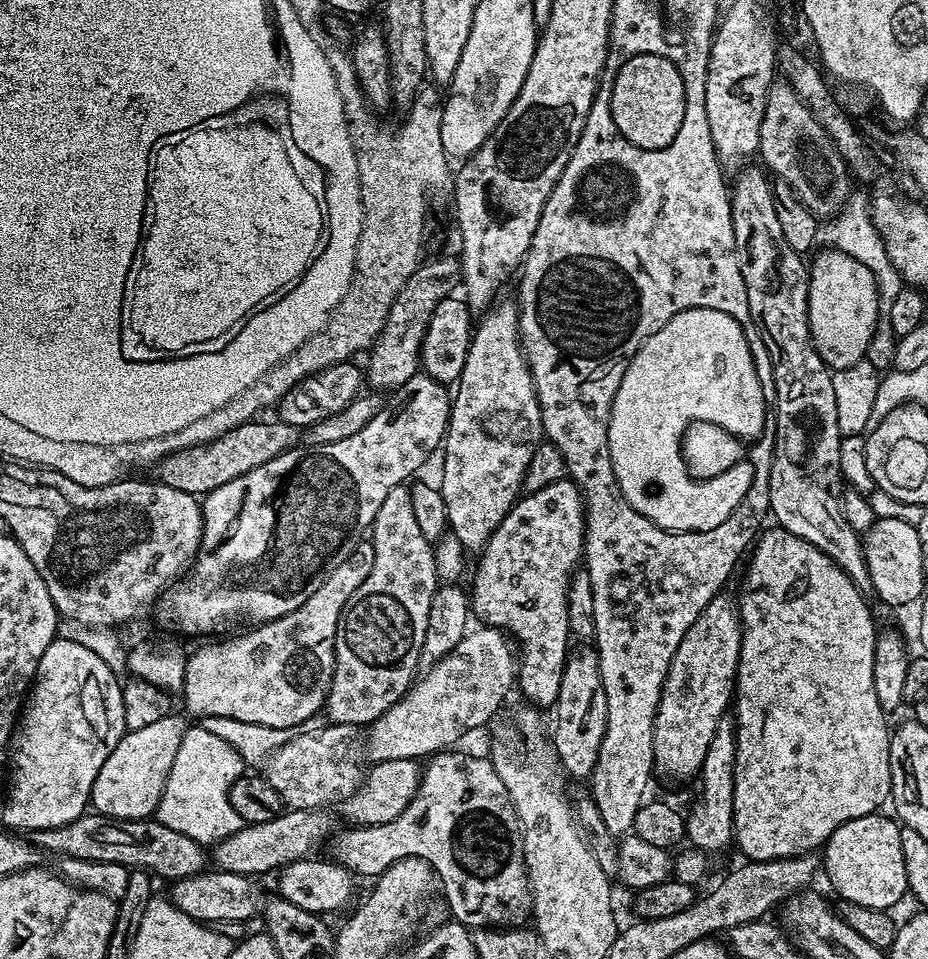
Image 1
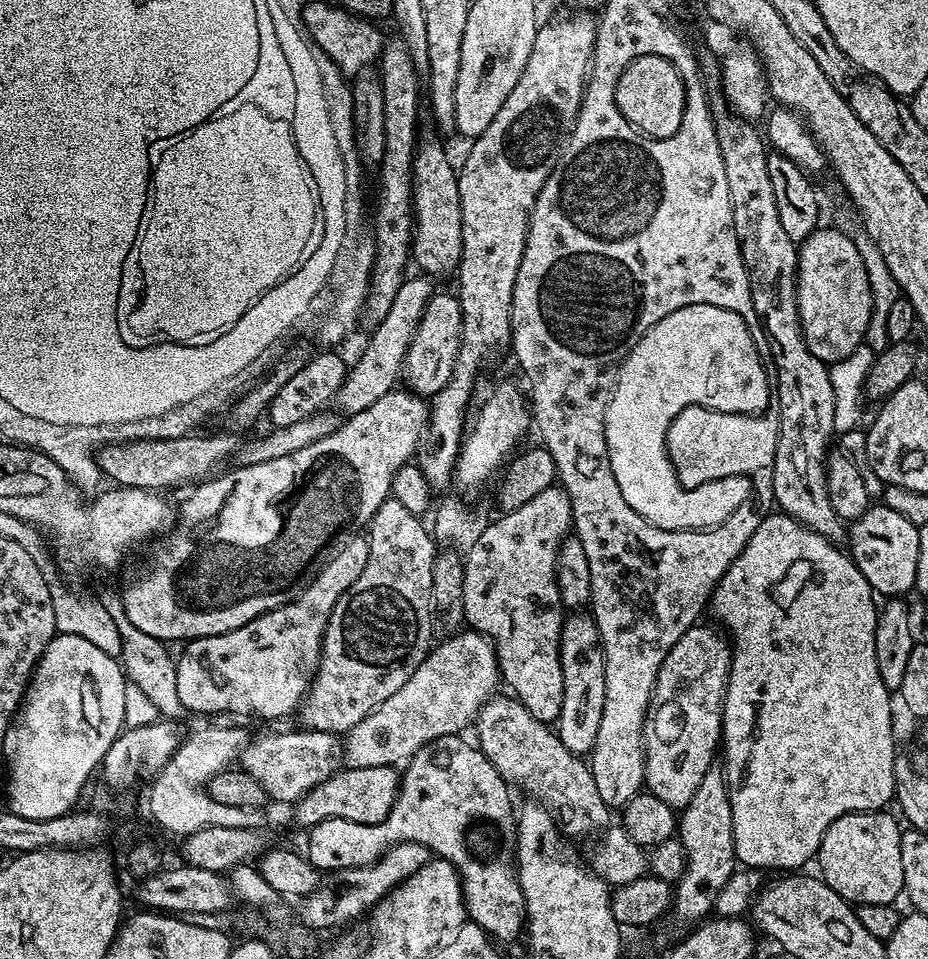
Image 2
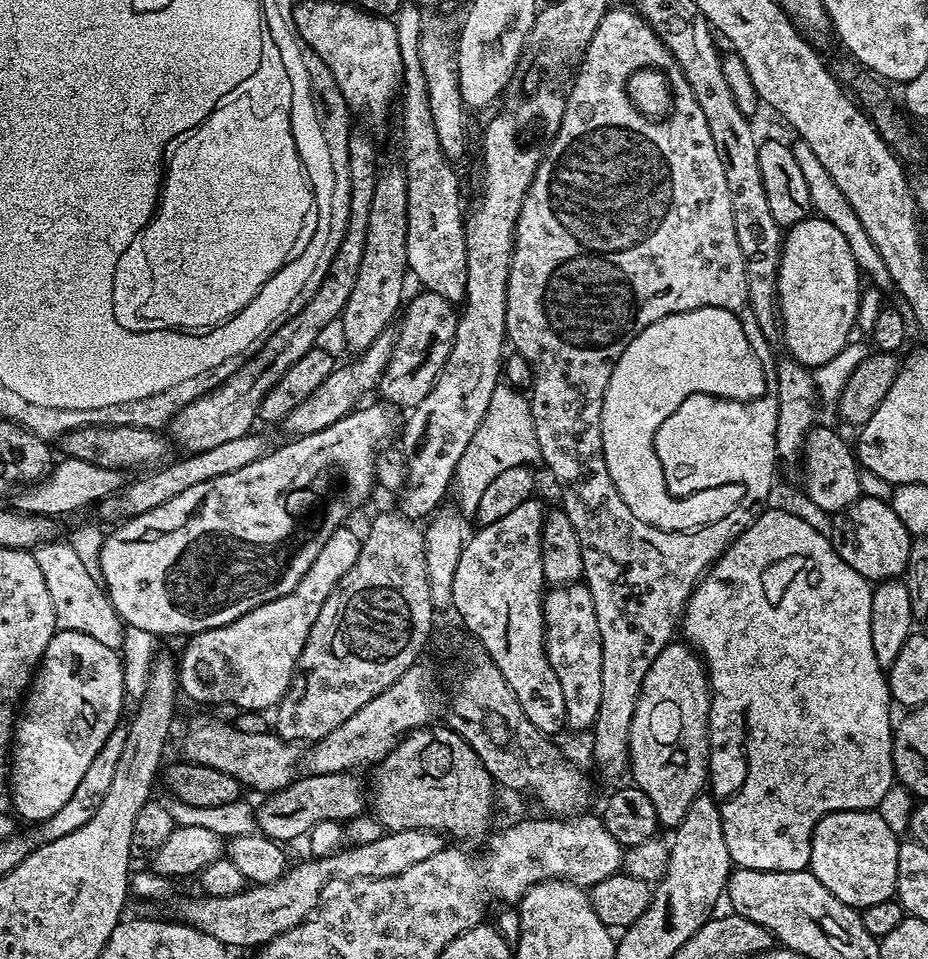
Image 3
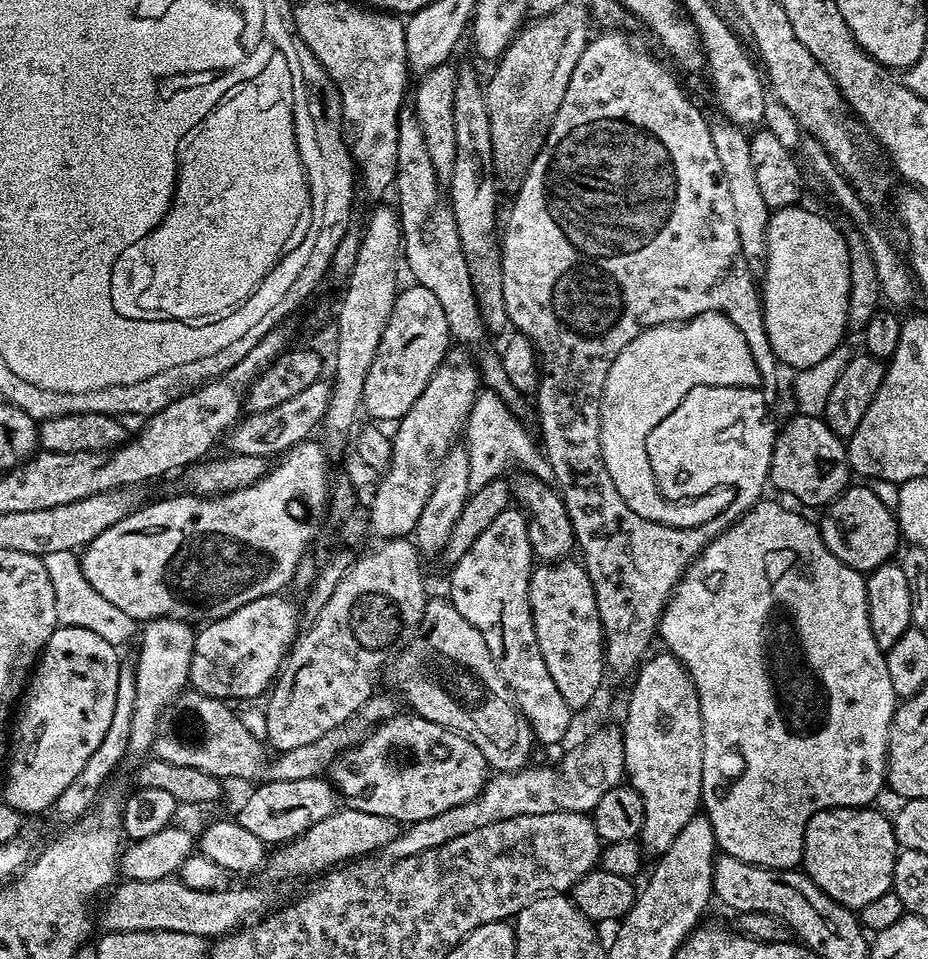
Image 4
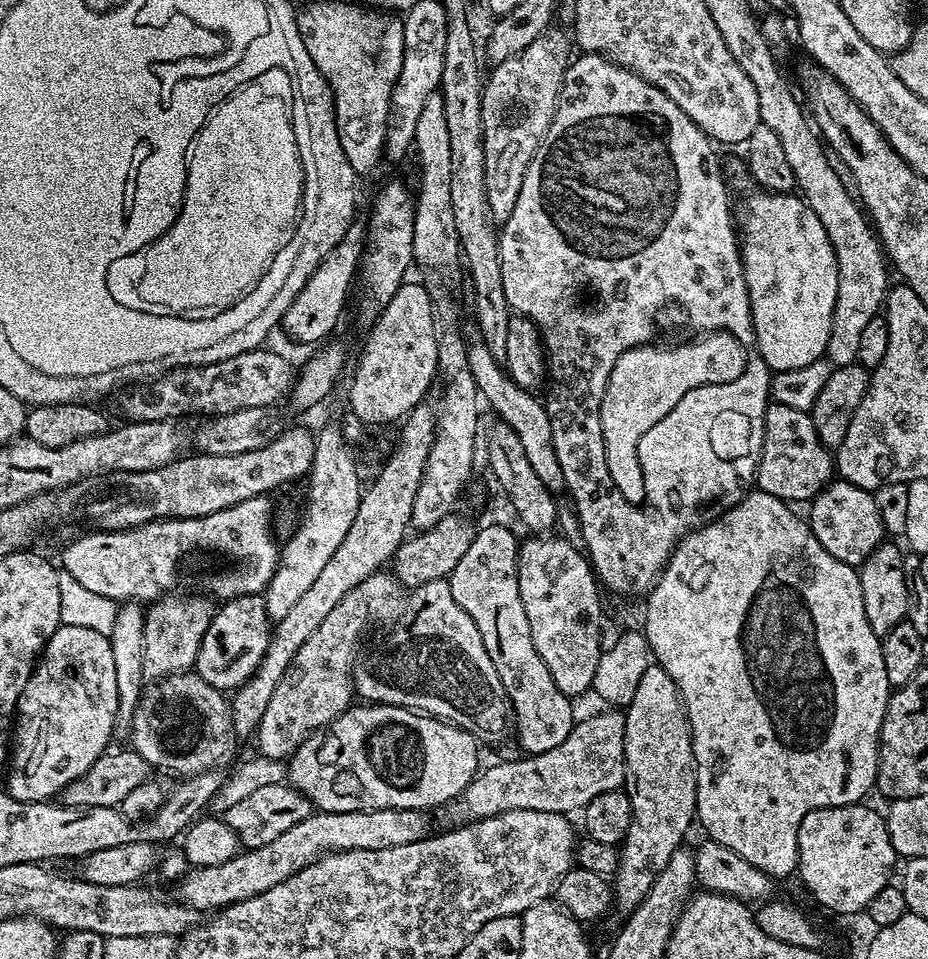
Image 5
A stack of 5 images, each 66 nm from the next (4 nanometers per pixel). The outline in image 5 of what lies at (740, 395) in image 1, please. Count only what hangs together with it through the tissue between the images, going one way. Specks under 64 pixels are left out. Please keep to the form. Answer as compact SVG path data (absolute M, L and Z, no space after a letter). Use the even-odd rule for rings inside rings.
M723 330L692 338L689 344L680 344L677 348L656 348L657 346L645 346L643 348L632 347L629 352L623 352L614 362L614 366L608 371L606 390L602 394L600 403L600 425L602 426L602 438L604 439L604 453L606 454L606 466L610 470L610 478L618 490L626 498L626 502L635 505L643 505L646 500L644 490L643 470L639 465L639 439L646 434L648 424L657 421L659 416L668 415L672 410L671 404L679 400L683 392L695 384L705 382L726 383L732 382L746 372L749 367L749 349L738 342L736 336Z

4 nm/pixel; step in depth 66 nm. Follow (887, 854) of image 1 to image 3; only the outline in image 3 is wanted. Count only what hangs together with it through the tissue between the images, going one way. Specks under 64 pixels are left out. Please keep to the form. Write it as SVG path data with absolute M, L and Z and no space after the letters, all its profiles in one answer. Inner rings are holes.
M876 810L859 812L831 812L814 826L810 842L808 868L842 902L851 908L863 910L874 902L893 899L898 874L898 850L901 841L896 840L892 828Z

